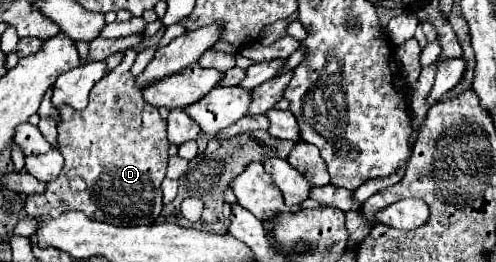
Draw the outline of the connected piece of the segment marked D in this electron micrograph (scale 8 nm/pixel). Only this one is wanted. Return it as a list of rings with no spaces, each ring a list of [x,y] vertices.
[[[133,49],[125,51],[123,61],[109,75],[105,75],[89,95],[89,105],[83,111],[75,111],[69,105],[57,107],[61,111],[59,125],[59,143],[57,149],[65,157],[65,167],[59,179],[47,183],[43,193],[33,193],[25,201],[25,213],[31,217],[59,217],[67,211],[83,211],[95,221],[109,225],[151,225],[161,213],[163,193],[161,181],[167,173],[167,149],[169,141],[165,135],[165,121],[161,119],[155,105],[147,105],[141,97],[141,91],[131,75],[131,65],[135,63],[137,53]]]

